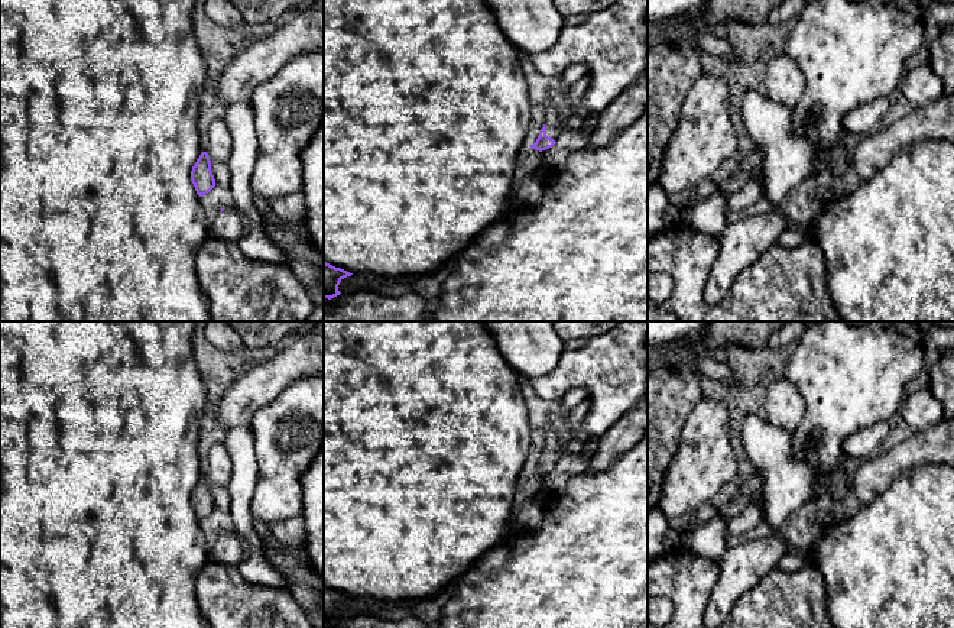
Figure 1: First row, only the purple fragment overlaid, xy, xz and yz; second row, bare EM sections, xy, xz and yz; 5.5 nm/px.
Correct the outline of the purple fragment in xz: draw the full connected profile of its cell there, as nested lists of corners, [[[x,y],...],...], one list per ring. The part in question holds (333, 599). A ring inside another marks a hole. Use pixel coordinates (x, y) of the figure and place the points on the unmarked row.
[[[324,586],[324,622],[334,622],[337,619],[340,619],[341,616],[338,615],[338,609],[340,606],[347,602],[351,601],[353,598],[341,593],[341,592],[335,592],[327,586]]]

